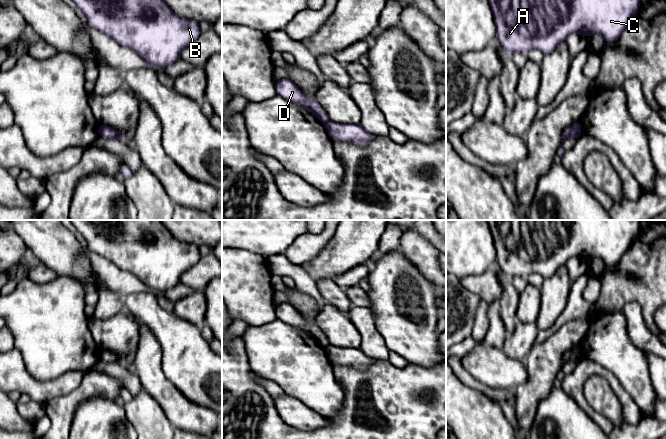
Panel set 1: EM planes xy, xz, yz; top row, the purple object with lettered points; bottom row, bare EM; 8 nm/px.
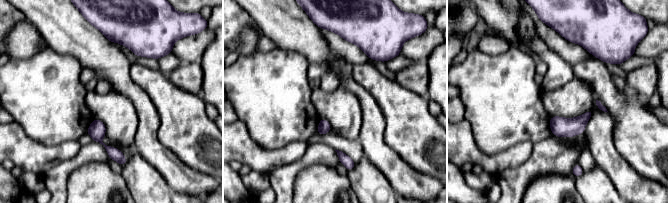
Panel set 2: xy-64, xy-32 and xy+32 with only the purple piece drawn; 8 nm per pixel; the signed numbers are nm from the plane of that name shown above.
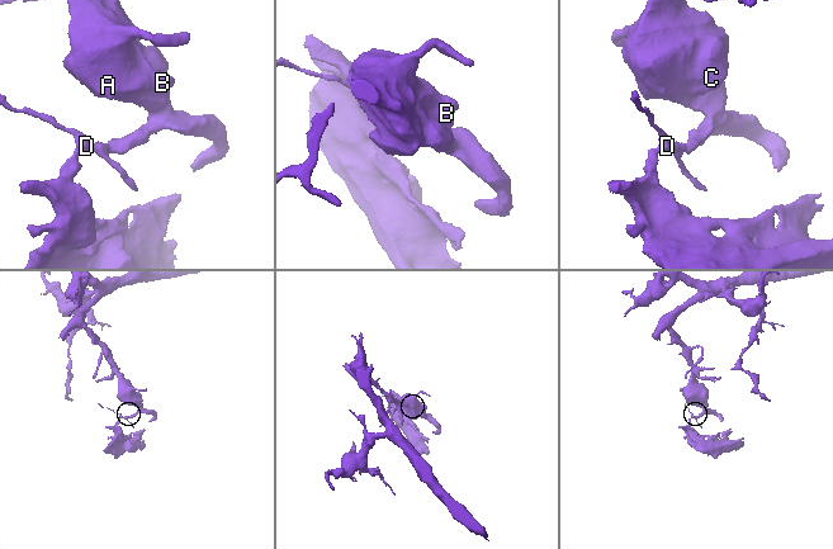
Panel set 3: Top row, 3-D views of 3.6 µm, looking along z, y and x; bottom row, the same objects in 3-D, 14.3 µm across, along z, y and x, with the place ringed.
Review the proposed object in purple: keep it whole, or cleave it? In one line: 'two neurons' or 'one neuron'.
two neurons

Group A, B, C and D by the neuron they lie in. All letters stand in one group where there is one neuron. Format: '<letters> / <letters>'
A B C / D

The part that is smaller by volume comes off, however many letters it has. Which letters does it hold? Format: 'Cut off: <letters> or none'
Cut off: D

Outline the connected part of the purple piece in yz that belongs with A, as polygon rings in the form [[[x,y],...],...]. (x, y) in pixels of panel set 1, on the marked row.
[[[489,0],[490,8],[494,15],[494,22],[496,24],[496,40],[501,44],[506,53],[511,56],[516,52],[527,54],[533,49],[540,50],[543,54],[552,53],[560,43],[566,40],[567,36],[572,33],[590,37],[592,34],[597,33],[603,36],[605,43],[615,42],[622,31],[634,18],[640,6],[640,0]]]

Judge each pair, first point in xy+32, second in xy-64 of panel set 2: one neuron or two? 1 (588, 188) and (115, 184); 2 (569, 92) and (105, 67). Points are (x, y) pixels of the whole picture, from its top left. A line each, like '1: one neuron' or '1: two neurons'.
1: two neurons
2: two neurons

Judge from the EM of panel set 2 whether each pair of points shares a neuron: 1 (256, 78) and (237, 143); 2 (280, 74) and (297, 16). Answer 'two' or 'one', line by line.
1: two
2: two

